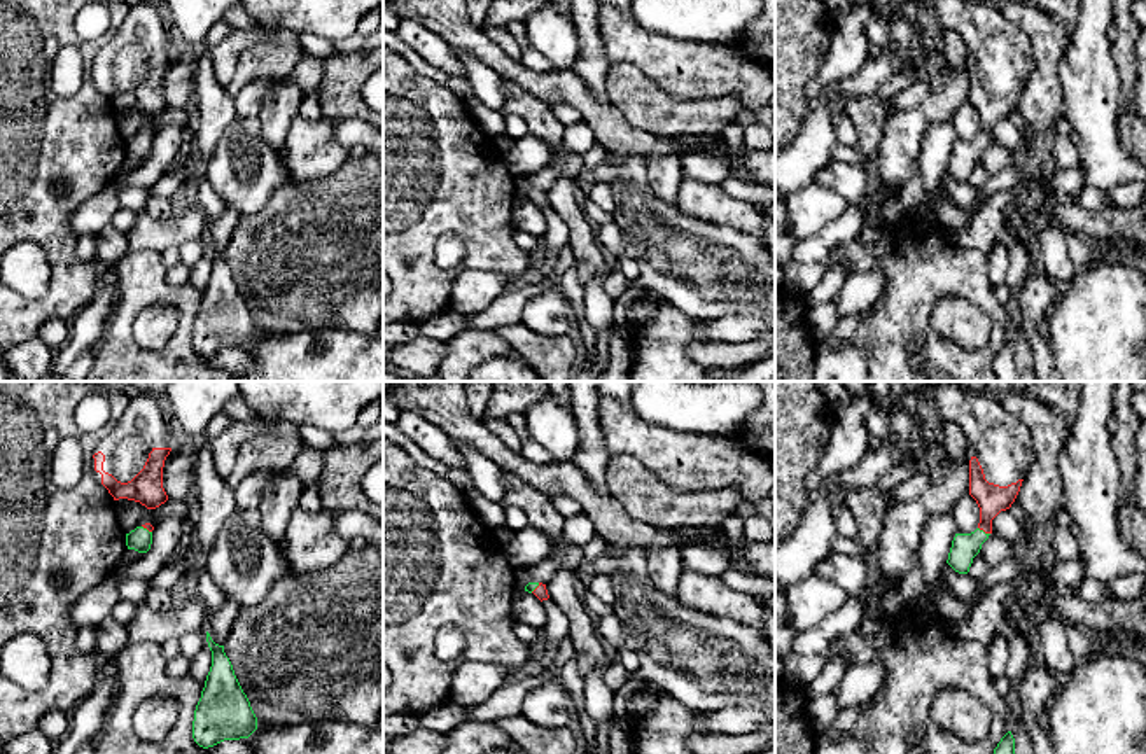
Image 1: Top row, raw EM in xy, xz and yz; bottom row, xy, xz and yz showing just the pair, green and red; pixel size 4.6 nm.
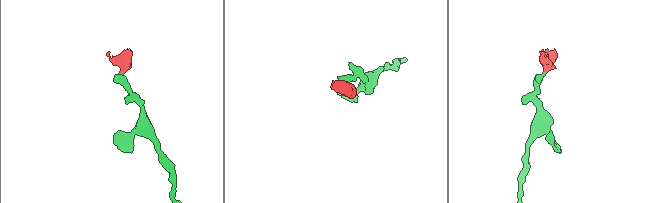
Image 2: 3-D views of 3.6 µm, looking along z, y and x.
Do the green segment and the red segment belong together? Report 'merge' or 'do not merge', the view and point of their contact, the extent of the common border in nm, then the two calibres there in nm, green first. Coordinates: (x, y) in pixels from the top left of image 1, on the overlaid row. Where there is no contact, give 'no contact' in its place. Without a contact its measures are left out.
merge | yz (982, 530) | 70 nm | 130/140 nm

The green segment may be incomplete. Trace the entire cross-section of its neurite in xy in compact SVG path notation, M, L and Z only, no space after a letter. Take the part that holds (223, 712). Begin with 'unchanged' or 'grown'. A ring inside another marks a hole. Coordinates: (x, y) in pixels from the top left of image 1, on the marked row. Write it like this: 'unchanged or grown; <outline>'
unchanged; M208 632L206 642L212 651L212 667L192 721L192 738L203 749L213 747L224 740L248 738L257 730L257 717L234 675L233 665L224 653L224 646L215 644Z

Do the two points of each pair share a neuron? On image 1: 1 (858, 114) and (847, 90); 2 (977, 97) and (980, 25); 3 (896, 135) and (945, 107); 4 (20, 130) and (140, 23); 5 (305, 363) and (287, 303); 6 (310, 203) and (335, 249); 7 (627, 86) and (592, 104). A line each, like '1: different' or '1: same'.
1: different
2: same
3: same
4: different
5: different
6: same
7: different

